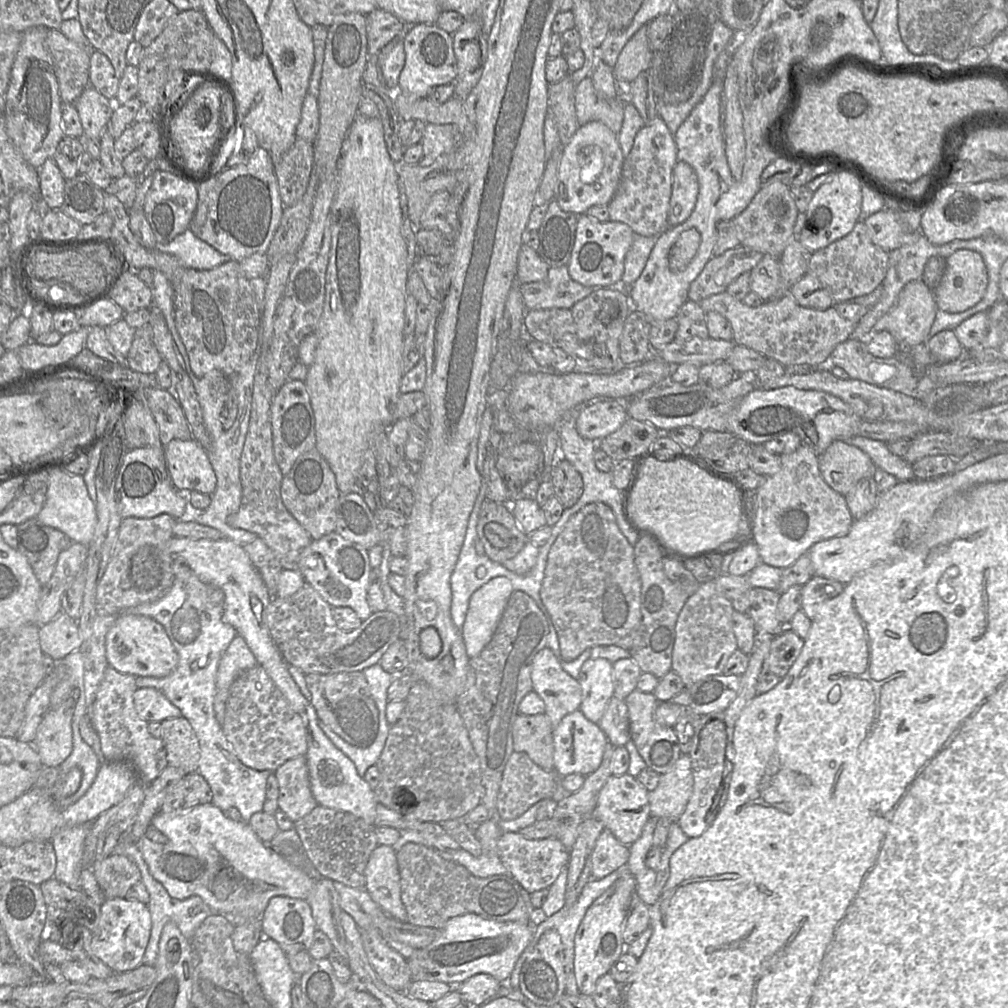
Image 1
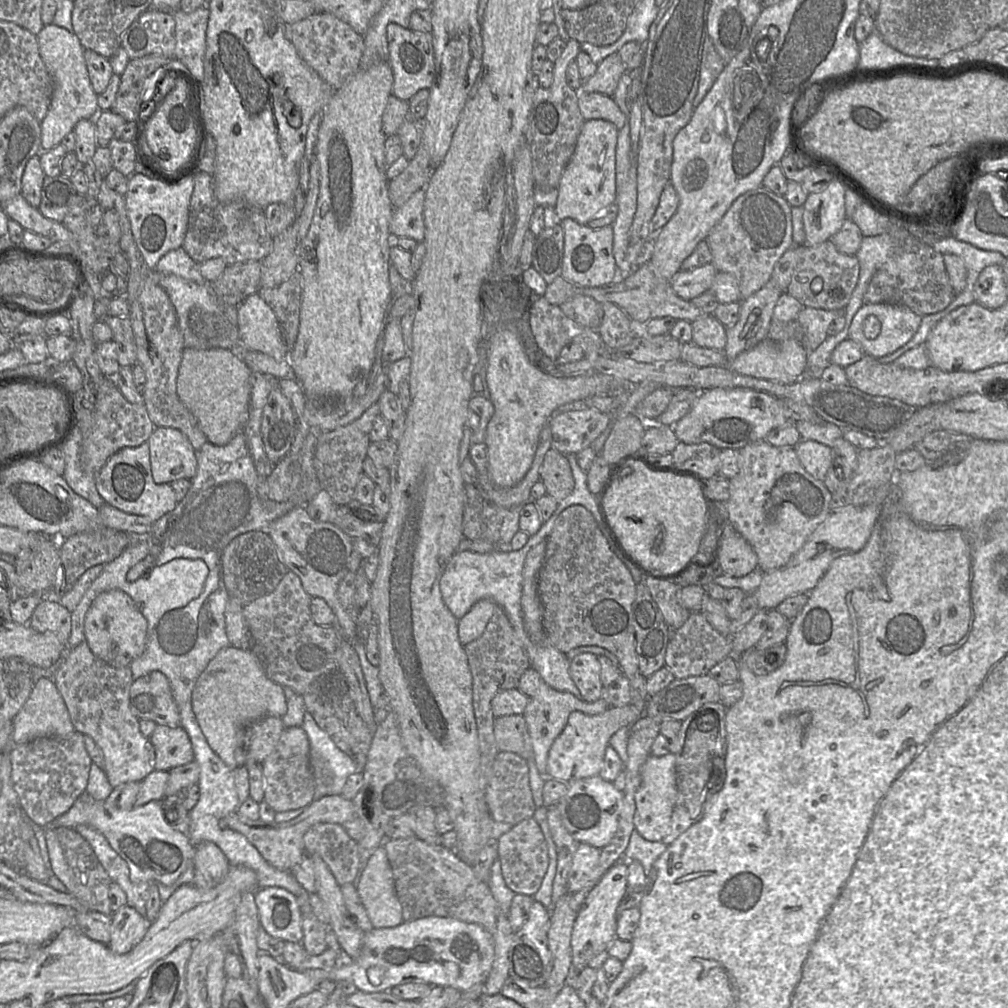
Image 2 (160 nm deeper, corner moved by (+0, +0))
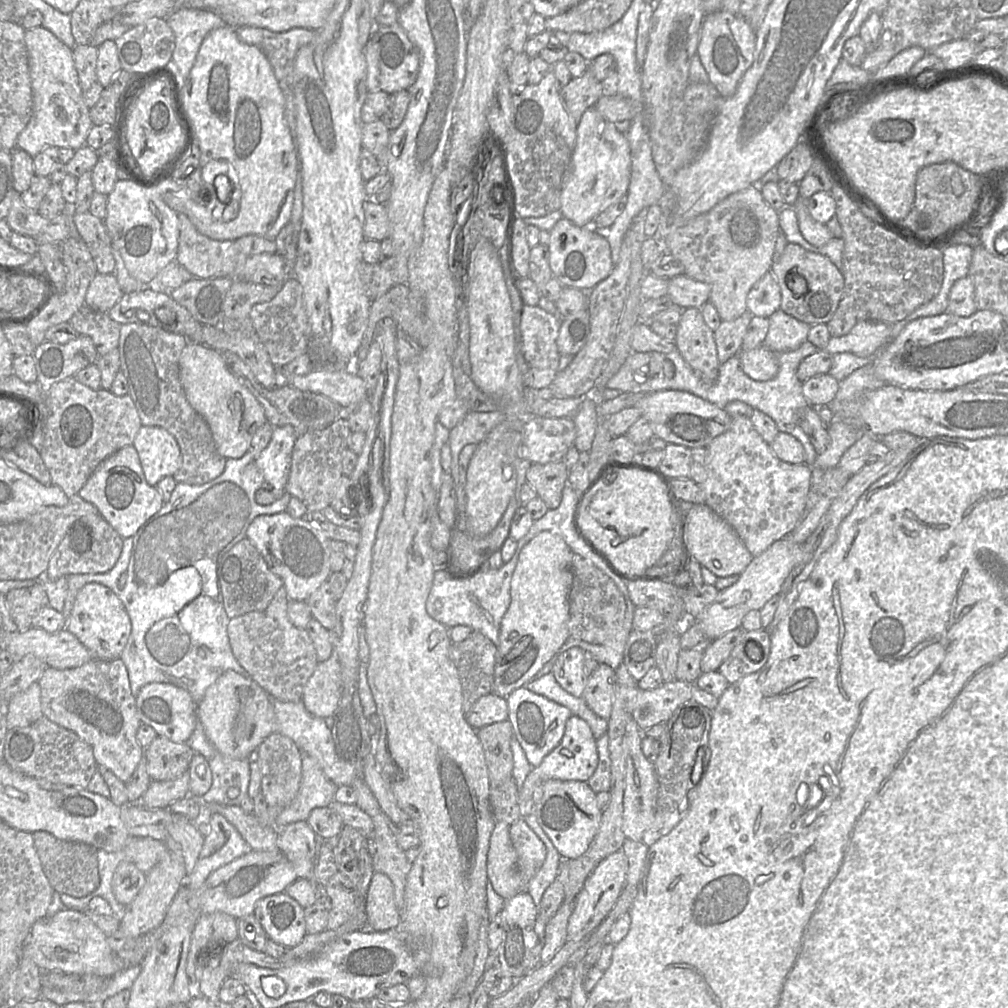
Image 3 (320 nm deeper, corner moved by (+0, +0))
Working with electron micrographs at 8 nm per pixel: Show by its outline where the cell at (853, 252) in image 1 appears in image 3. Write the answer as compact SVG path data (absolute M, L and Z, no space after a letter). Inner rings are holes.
M788 242L780 258L774 261L771 272L780 287L782 311L812 326L831 320L844 292L844 276L828 257ZM790 273L798 273L805 278L807 292L804 295L796 296L788 288L786 280Z

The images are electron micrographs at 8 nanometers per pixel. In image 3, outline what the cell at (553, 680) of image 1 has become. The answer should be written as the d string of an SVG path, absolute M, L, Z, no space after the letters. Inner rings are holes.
M525 686L512 691L507 696L508 721L513 728L513 735L523 748L532 767L538 767L544 757L549 754L561 741L565 724L572 712L548 698L536 694Z

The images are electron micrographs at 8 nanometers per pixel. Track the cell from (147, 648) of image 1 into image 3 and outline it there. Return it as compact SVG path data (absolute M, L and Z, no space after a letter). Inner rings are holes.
M89 583L78 591L65 629L87 648L93 659L113 660L120 658L131 634L131 622L123 603L111 589Z

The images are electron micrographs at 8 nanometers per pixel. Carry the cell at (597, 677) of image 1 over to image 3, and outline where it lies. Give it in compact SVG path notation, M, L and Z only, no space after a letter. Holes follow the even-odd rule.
M571 647L559 654L552 667L556 681L568 693L581 697L588 681L584 667L584 650Z

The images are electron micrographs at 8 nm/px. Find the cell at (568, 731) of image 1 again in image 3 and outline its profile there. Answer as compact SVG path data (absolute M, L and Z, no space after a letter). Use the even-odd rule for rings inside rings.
M570 716L565 724L564 734L559 744L544 757L542 763L537 768L531 770L523 786L519 789L518 804L521 818L524 819L532 813L534 806L532 795L535 789L542 786L544 782L551 779L586 782L593 775L597 765L598 751L596 739L591 728L580 717Z

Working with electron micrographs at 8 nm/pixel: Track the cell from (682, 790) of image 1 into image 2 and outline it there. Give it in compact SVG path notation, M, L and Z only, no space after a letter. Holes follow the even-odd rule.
M669 753L661 757L649 755L641 773L641 784L635 793L636 810L634 829L648 841L662 841L671 829L672 813L677 800L676 756Z

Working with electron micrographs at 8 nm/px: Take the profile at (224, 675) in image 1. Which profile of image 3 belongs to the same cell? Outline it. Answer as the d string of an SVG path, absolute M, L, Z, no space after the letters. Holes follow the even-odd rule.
M227 670L211 684L196 707L210 743L227 759L243 759L274 733L272 697L251 677Z

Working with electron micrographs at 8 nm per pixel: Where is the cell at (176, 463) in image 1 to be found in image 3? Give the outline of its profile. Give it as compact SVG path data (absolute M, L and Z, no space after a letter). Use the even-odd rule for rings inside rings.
M143 425L132 446L138 453L146 482L150 486L156 486L164 477L173 477L182 465L177 440L162 427Z

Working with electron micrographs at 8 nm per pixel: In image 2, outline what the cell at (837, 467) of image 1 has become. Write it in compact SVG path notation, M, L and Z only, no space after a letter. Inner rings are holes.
M801 440L794 446L794 450L804 469L823 481L829 468L833 466L833 449L813 440Z

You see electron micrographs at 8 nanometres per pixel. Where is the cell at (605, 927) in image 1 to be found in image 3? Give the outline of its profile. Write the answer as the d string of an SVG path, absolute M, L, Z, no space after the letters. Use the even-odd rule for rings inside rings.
M618 850L599 862L585 879L582 889L575 898L574 908L568 920L568 939L574 941L584 939L600 925L625 887L627 871L628 859L623 850Z

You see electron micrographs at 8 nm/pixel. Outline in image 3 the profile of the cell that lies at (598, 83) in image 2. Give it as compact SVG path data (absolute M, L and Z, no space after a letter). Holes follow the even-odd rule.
M587 70L581 77L573 78L562 87L560 95L569 115L578 126L584 112L603 96L602 84Z

